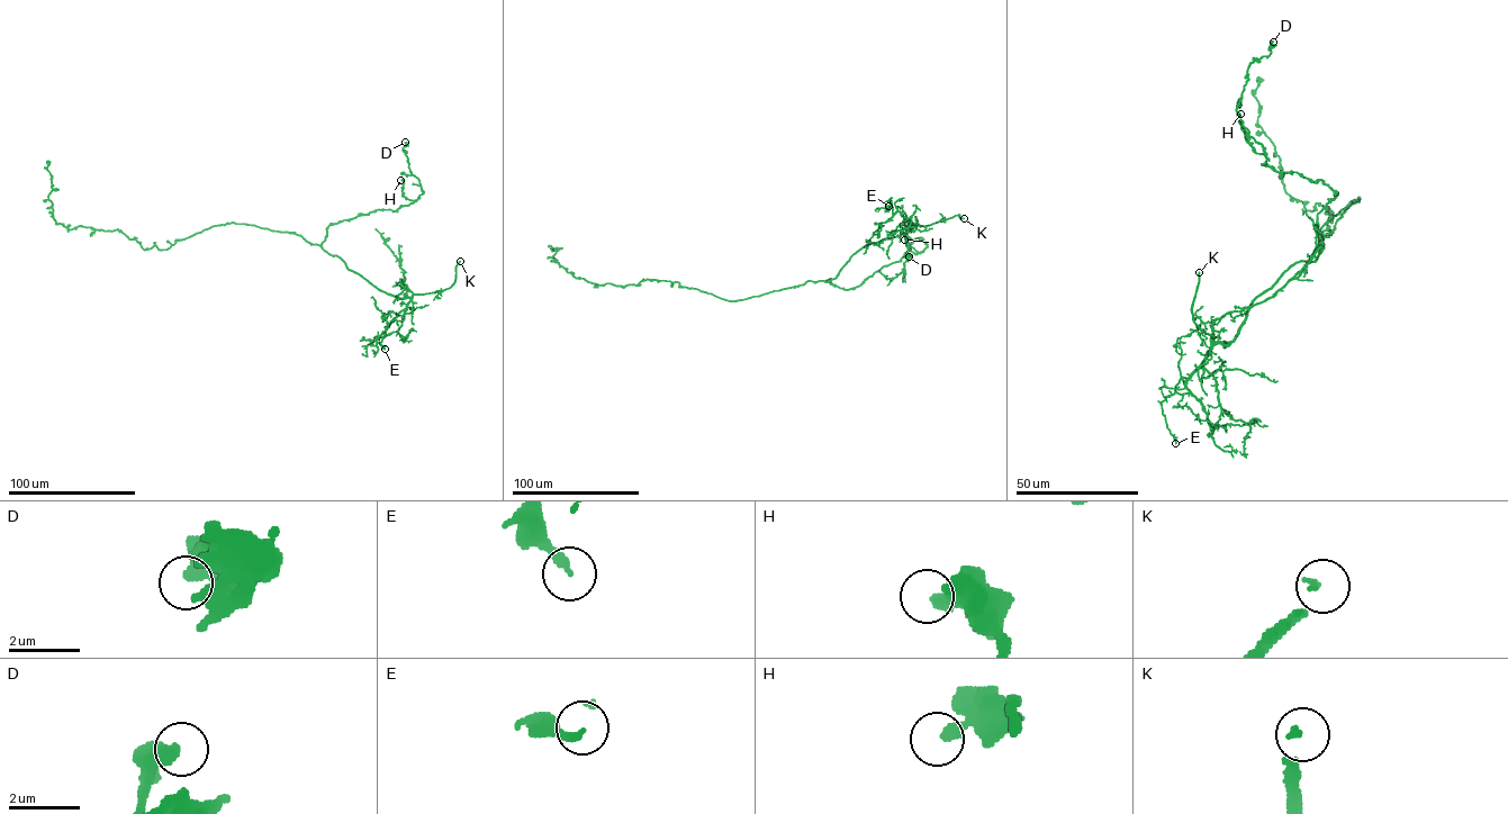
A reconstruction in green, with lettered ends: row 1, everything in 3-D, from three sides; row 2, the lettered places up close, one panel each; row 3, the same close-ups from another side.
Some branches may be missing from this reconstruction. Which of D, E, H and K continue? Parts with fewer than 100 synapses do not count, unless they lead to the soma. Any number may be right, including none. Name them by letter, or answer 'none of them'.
none of them

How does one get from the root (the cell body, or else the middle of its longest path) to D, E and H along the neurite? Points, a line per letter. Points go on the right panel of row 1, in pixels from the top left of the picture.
D: (1350, 204), (1321, 243), (1317, 215), (1337, 192), (1263, 165), (1243, 125), (1247, 68), (1273, 42)
E: (1350, 204), (1320, 228), (1317, 258), (1296, 262), (1234, 340), (1212, 346), (1191, 394), (1161, 403), (1175, 443)
H: (1350, 204), (1320, 228), (1321, 243), (1317, 215), (1337, 192), (1263, 165), (1266, 157), (1246, 138), (1240, 114)

